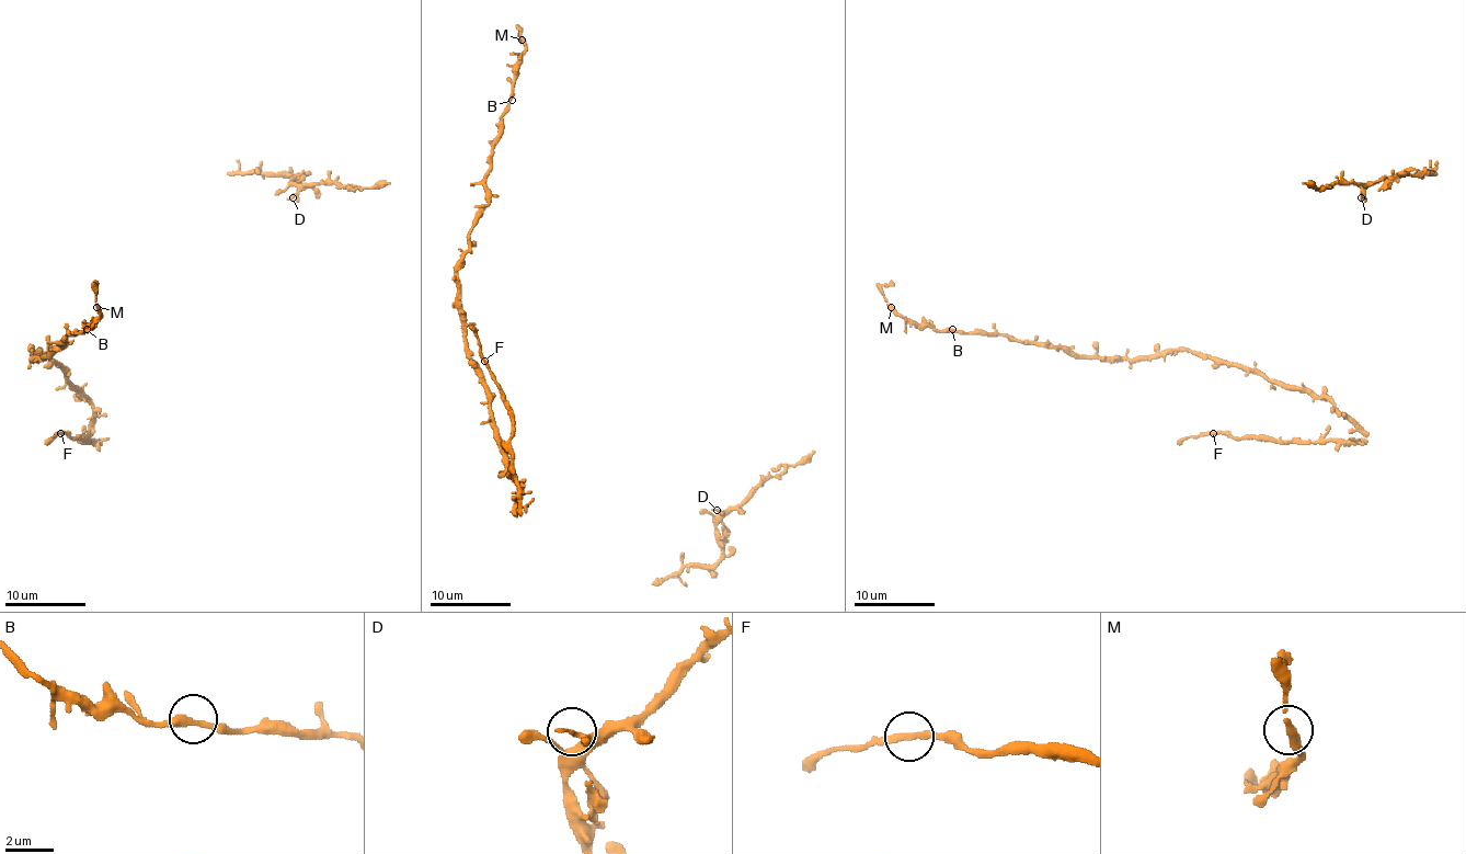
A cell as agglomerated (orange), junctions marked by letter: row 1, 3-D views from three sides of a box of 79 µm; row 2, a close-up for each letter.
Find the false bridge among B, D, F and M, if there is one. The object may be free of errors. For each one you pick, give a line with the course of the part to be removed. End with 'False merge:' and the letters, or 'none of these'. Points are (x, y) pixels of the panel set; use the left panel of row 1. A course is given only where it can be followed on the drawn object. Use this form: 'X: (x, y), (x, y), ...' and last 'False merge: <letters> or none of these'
False merge: none of these

